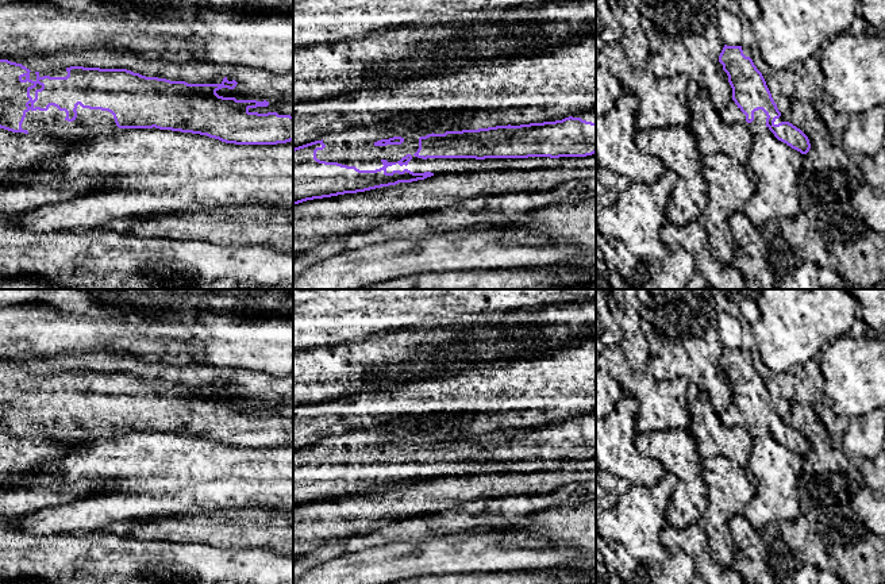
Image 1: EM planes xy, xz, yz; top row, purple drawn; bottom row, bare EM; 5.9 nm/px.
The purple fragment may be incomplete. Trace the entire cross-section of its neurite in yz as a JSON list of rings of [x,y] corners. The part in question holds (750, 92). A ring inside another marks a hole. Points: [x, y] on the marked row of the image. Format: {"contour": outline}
{"contour": [[[724,45],[719,62],[732,88],[732,100],[719,111],[722,120],[727,124],[743,124],[753,134],[767,127],[778,141],[807,154],[811,149],[808,137],[782,120],[762,73],[753,59],[743,54],[742,46]]]}

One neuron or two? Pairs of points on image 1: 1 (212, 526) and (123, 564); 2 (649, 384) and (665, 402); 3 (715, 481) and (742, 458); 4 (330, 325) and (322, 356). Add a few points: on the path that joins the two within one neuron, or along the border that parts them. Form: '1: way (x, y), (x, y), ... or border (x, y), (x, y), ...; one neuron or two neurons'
1: border (146, 538), (206, 542), (208, 545); two neurons
2: way (651, 388), (661, 398); one neuron
3: border (705, 458), (726, 456), (746, 469); two neurons
4: border (318, 345), (307, 350); two neurons

